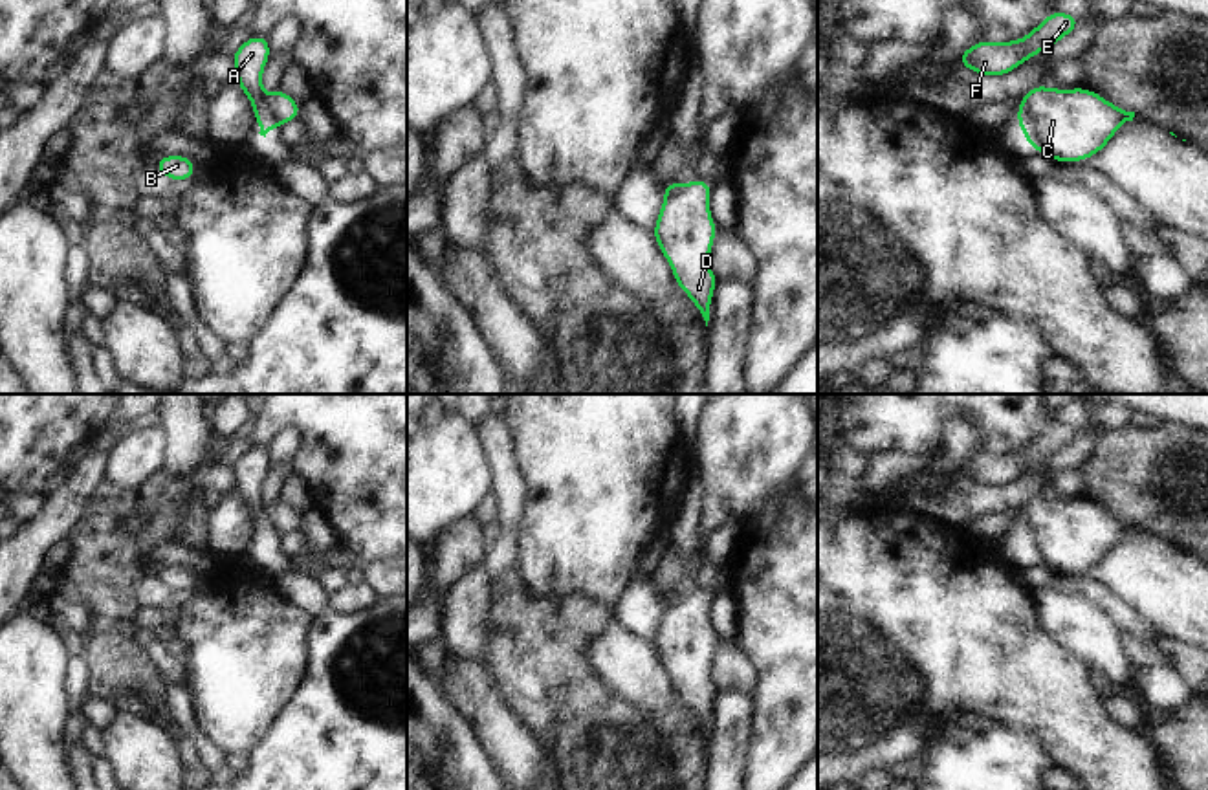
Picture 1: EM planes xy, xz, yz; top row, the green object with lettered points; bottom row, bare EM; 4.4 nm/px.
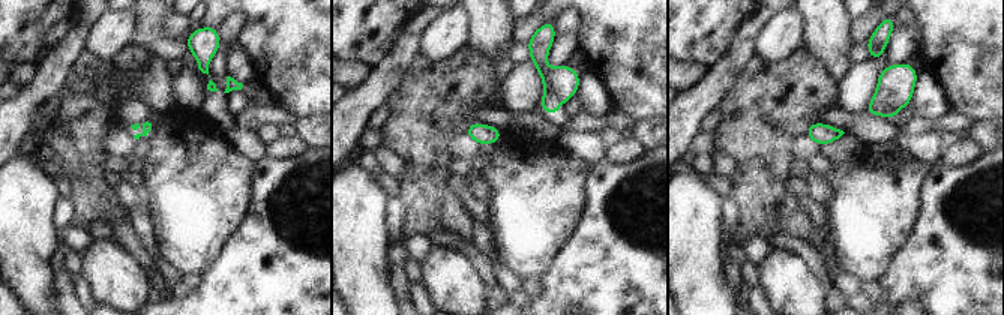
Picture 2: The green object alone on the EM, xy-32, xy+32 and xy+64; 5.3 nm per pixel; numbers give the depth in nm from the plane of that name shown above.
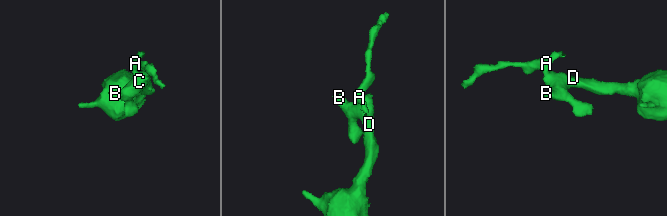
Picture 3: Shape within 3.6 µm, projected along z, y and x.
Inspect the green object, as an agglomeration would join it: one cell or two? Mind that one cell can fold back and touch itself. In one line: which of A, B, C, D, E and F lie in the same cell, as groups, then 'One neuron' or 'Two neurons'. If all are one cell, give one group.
Groups: A E F / B C D. Two neurons

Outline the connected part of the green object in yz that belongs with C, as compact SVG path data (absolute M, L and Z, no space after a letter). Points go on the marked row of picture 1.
M1030 88L1019 123L1028 147L1054 161L1083 161L1100 152L1113 134L1133 121L1135 112L1118 108L1093 90Z

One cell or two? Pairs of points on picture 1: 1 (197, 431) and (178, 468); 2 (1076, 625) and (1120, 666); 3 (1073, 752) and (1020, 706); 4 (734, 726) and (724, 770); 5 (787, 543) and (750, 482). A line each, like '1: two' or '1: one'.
1: one
2: one
3: one
4: one
5: two

